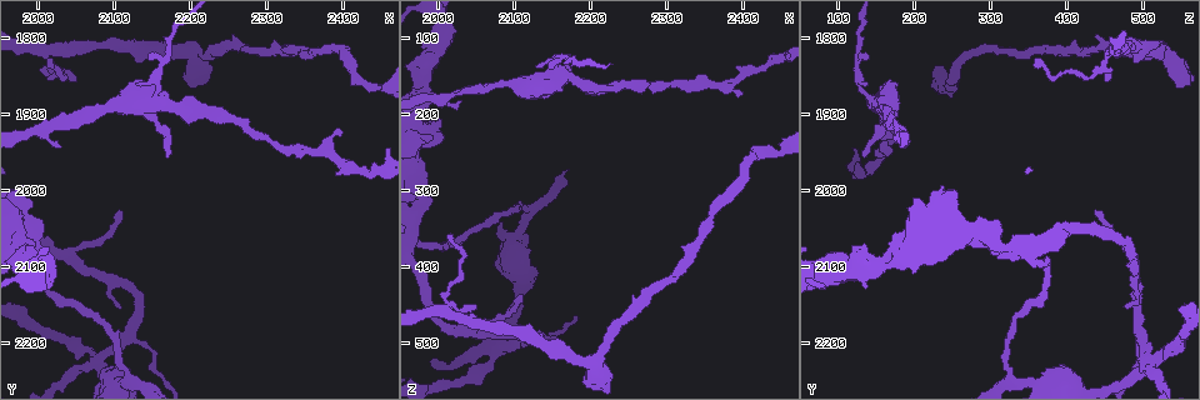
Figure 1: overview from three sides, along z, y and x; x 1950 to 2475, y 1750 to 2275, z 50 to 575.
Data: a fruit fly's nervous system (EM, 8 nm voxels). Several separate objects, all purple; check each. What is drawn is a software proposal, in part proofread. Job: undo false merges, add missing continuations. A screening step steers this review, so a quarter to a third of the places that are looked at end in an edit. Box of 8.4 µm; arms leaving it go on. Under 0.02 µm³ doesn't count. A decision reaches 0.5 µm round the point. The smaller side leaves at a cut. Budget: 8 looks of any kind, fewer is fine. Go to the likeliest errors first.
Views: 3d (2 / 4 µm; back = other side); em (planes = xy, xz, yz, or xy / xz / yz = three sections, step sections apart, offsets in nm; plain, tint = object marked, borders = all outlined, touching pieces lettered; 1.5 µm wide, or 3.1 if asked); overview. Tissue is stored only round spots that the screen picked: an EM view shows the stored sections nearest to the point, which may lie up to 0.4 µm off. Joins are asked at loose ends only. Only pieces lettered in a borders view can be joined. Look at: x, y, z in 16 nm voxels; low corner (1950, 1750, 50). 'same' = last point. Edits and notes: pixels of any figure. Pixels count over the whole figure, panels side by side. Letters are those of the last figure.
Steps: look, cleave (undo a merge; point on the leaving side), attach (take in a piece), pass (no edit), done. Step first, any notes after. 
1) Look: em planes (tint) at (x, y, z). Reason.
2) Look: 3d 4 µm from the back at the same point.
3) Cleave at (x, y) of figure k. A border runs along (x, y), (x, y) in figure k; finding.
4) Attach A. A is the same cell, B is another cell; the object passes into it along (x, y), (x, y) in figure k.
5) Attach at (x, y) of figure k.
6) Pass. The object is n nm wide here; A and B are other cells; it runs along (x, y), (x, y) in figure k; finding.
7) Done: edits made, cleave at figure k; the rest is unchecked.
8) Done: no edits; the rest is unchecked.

Look: em planes (borders) at (2085, 2220, 500). Arms part here.

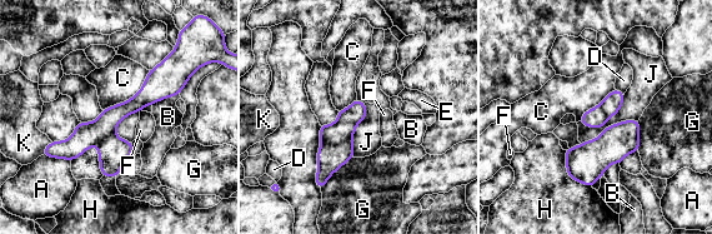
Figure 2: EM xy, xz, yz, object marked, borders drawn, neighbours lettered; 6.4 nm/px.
Cleave at (331, 157) of figure 2. The longest contact is with C, 400 nm; A, B, C, D, E, F, G, H, J and K are other cells; a border runs along (351, 137), (321, 145) in figure 2; two neurons meet here.

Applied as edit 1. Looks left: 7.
Look: overview.

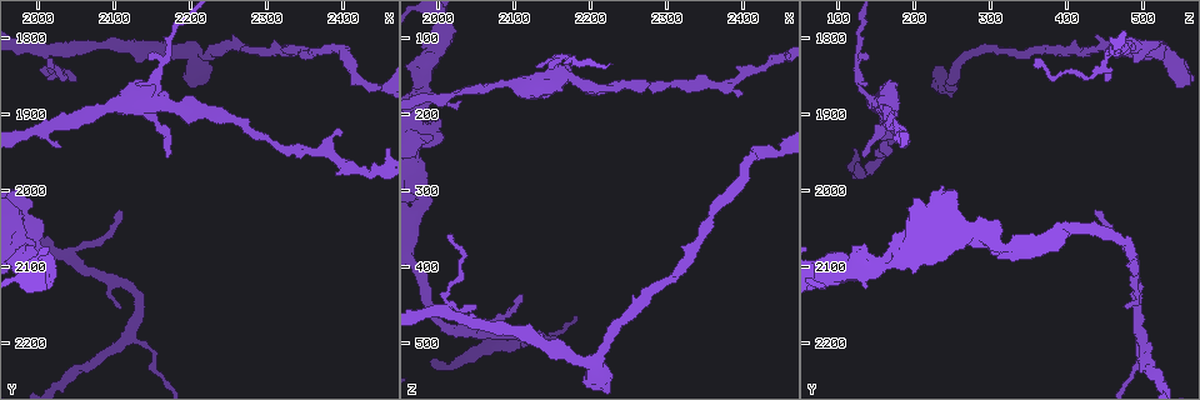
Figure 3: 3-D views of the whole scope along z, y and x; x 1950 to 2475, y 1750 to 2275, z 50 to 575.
Look: em planes (borders) at (2210, 1815, 530).

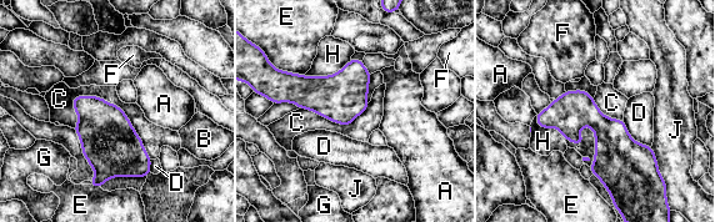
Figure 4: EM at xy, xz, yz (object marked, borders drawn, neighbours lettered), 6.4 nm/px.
Pass. The object is 260 nm wide here; A, B, C, D, E, F, G, H and J are other cells; a border runs along (71, 100), (115, 104), (151, 159) in figure 4; one neuron here.

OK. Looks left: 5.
Look: em planes (borders) at (2395, 1920, 180). An open end.

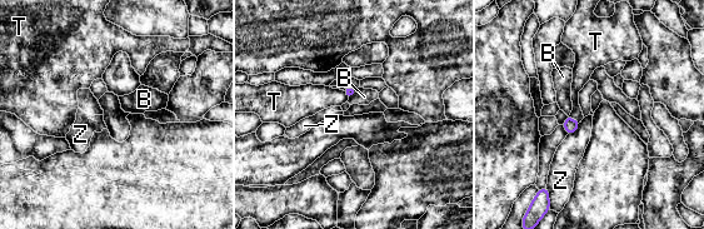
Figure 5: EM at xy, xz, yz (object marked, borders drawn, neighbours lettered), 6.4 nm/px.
Pass. The longest contact is with Z, 140 nm; B, T and Z are other cells; a border runs along (582, 122), (574, 132), (567, 135) in figure 5; none of them fits.

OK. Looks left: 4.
Done: edits made, cleave at figure 2; the rest is unchecked.

